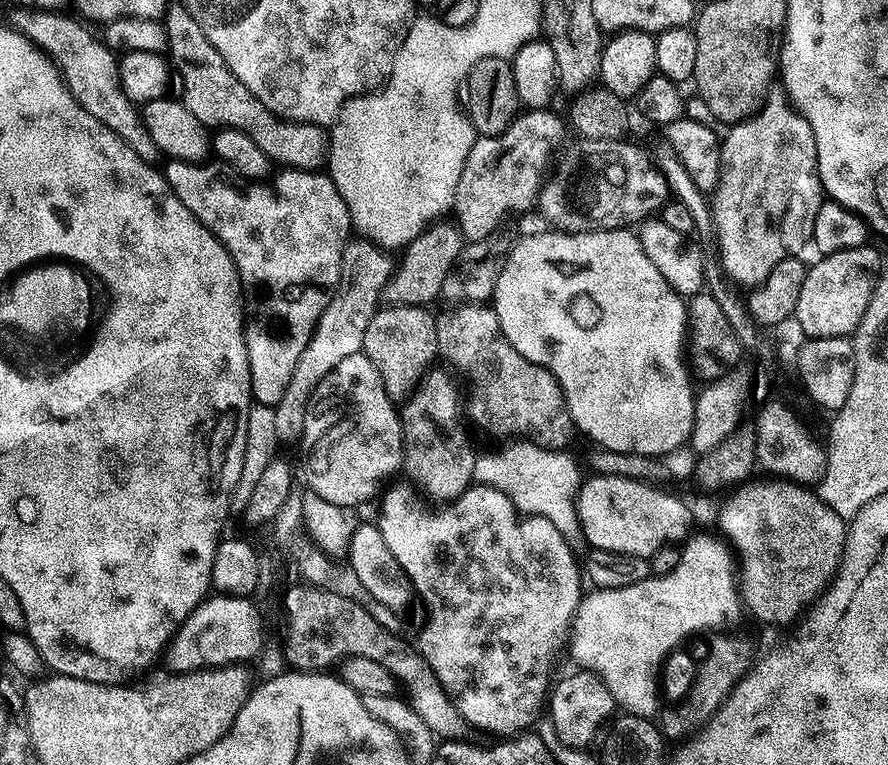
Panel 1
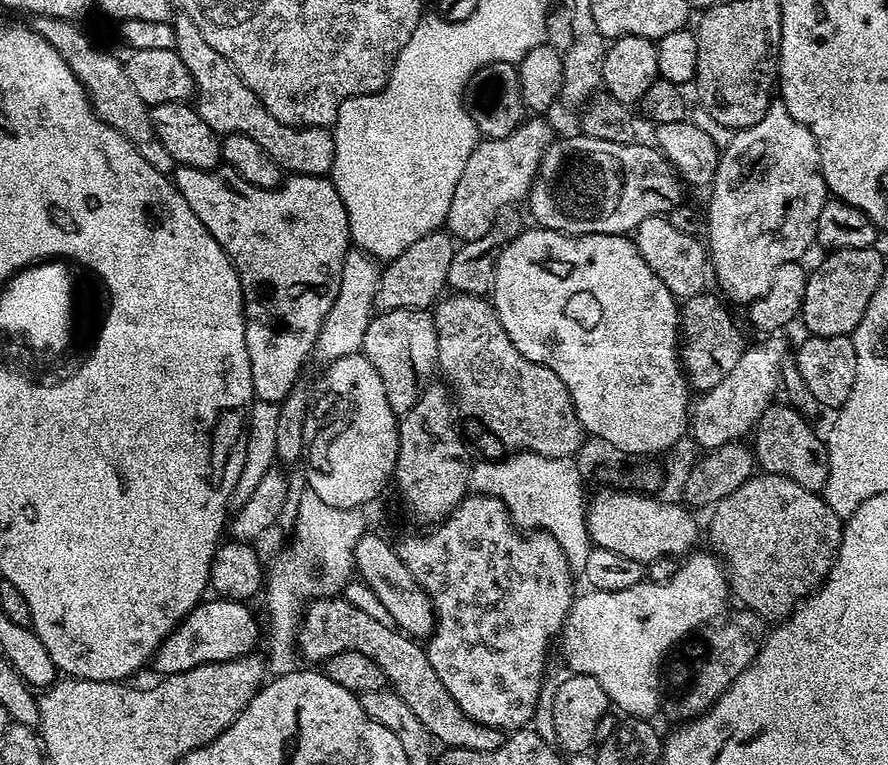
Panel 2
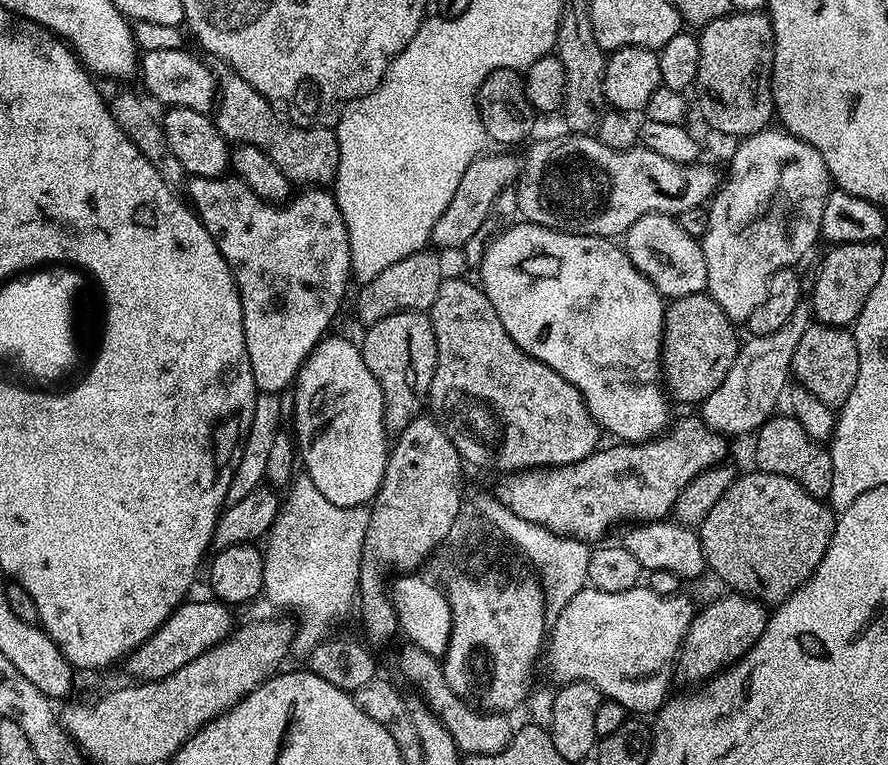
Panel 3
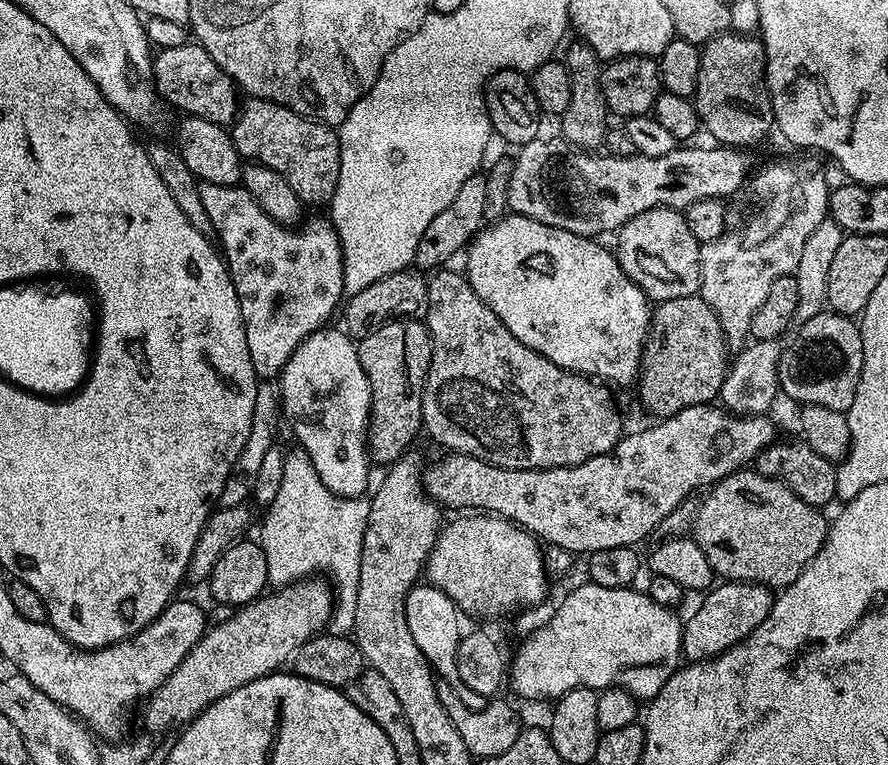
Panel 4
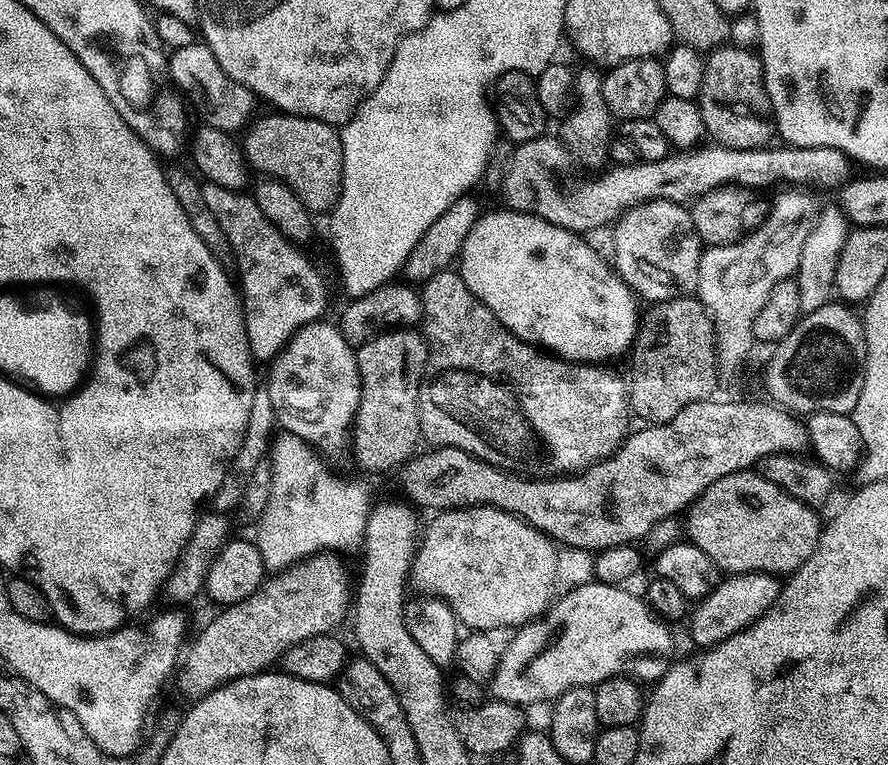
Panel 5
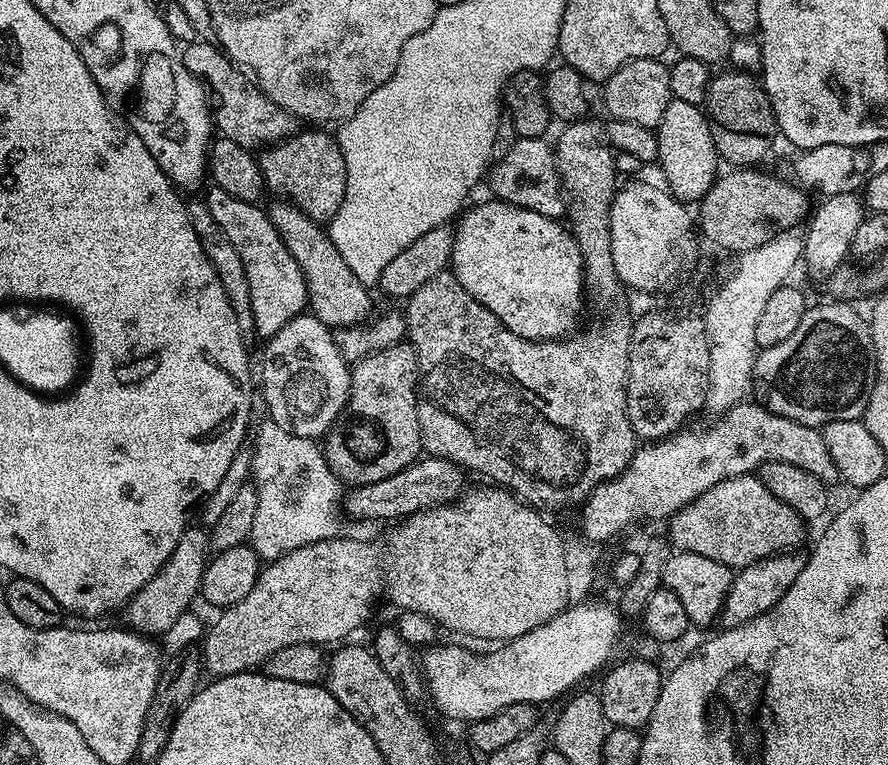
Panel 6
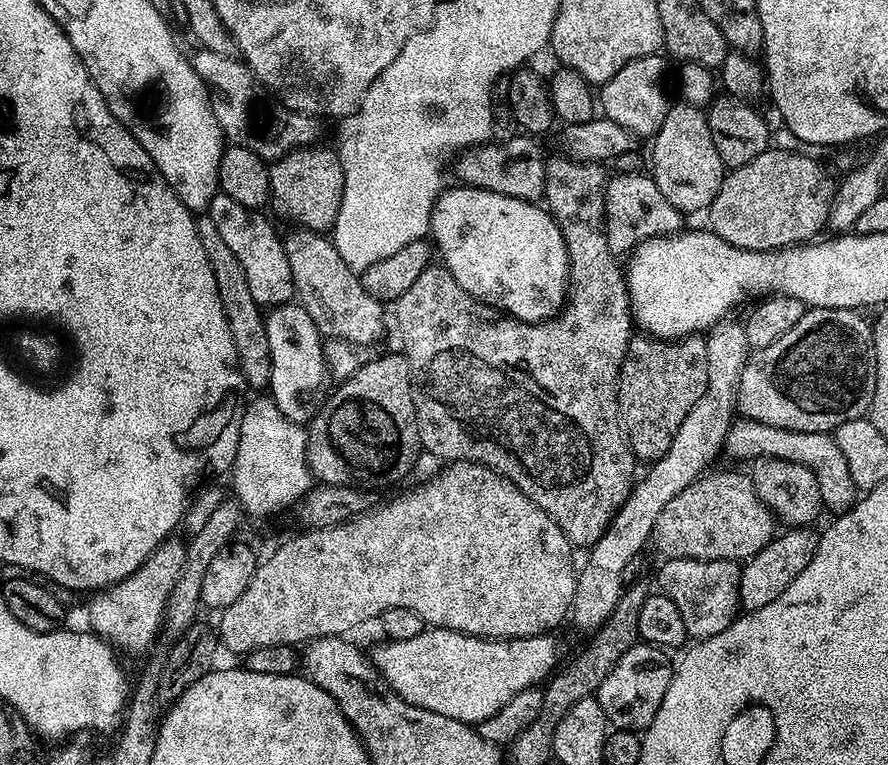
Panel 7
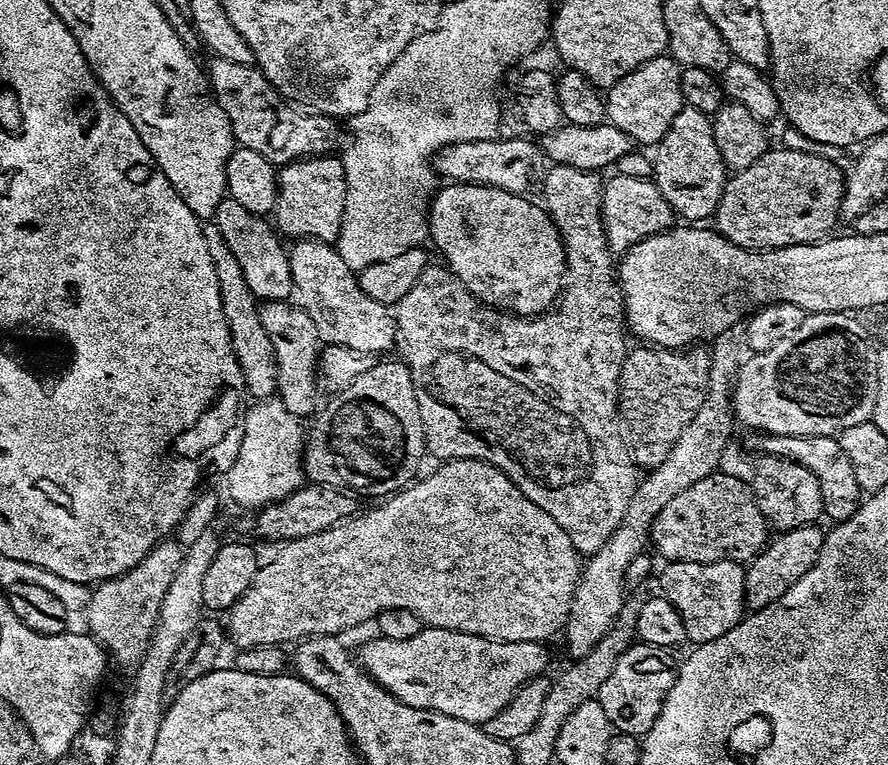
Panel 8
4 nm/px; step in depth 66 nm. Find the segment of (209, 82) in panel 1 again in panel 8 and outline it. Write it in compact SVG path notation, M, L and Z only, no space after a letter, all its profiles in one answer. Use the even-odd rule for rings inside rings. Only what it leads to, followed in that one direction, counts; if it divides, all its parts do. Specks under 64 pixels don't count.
M339 155L305 156L303 160L291 160L276 174L276 206L274 209L275 227L281 237L292 236L297 240L322 240L332 242L339 237L342 214L346 206L346 170Z

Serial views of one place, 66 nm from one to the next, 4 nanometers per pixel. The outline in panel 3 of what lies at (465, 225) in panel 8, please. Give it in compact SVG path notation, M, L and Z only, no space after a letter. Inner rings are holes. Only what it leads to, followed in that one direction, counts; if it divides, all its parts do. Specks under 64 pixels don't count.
M517 222L488 245L478 265L478 271L480 271L478 283L490 298L498 318L502 318L502 326L506 326L506 334L510 334L510 338L514 338L514 342L523 352L530 354L538 362L550 366L550 370L562 374L562 378L566 378L566 382L573 384L582 394L590 414L607 435L609 432L610 435L617 436L615 438L617 441L638 444L661 435L669 427L668 404L670 405L670 397L664 387L660 366L666 300L661 296L660 291L636 269L634 262L630 262L628 253L615 239L606 236L579 236L568 232L555 232L553 228Z

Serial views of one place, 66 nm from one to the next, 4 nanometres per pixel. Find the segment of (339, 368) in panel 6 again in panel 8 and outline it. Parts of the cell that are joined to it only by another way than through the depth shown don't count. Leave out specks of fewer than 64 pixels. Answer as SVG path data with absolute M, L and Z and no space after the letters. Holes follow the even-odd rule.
M266 300L259 305L260 321L266 329L266 334L270 334L270 346L274 346L274 358L276 359L276 387L278 389L278 399L290 410L290 414L301 418L308 418L313 415L312 398L318 373L316 371L316 362L322 347L322 341L314 322L310 322L310 314L301 308L299 303L289 302L288 300Z

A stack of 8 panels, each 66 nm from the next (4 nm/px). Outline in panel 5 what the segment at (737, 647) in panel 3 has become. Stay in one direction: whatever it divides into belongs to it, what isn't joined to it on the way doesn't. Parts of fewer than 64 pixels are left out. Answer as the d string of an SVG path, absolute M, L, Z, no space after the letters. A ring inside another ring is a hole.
M737 572L725 575L713 588L712 593L705 596L703 600L695 605L694 611L691 613L692 640L700 647L697 649L707 650L715 648L718 642L730 640L734 634L747 630L748 627L755 624L758 618L762 618L771 610L774 602L780 599L781 591L781 577L771 572Z

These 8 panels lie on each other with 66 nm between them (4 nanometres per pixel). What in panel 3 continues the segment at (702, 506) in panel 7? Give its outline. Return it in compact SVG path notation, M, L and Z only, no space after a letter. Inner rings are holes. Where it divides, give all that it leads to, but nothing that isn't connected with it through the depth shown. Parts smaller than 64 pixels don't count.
M759 470L751 471L746 473L745 476L744 473L737 475L735 482L730 486L730 490L726 490L726 494L722 494L722 498L718 498L718 502L714 502L714 510L710 510L710 514L706 514L706 518L698 525L698 535L704 551L705 565L722 583L729 584L732 587L729 589L733 593L750 596L754 600L759 600L765 606L778 606L783 600L789 600L795 592L801 591L804 585L811 581L813 574L822 562L822 558L828 552L828 547L836 530L837 517L825 501L806 494L806 490L802 490L802 486L798 486L798 482L794 482L782 474L770 474Z

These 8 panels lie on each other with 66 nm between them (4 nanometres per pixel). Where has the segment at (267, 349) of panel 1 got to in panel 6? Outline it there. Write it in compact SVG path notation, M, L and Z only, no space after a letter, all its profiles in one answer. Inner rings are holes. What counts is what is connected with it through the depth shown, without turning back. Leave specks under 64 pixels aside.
M215 186L209 189L206 203L210 214L214 214L214 222L218 222L222 234L226 234L234 250L238 250L238 258L242 258L242 267L246 270L246 282L250 282L250 310L256 323L255 335L267 338L278 334L286 322L308 308L306 278L290 250L286 250L278 230L274 230L267 211L259 208L259 203L234 198L234 194L226 194L226 190Z

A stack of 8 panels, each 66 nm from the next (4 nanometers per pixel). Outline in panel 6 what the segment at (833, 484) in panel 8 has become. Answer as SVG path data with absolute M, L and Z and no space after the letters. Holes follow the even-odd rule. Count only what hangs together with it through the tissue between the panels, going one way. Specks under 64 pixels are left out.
M741 402L728 412L717 415L713 419L716 421L713 422L712 428L685 426L664 440L648 442L637 447L624 471L615 480L608 480L605 484L593 488L579 509L580 528L584 531L583 539L591 542L612 540L623 528L628 528L639 520L667 521L679 508L684 508L691 500L710 490L710 486L729 480L731 476L747 476L755 473L760 465L766 462L790 462L790 466L798 466L814 474L814 478L829 486L835 485L834 482L841 479L838 466L830 456L821 429L811 428L790 418L782 418L765 408L763 403L748 403Z

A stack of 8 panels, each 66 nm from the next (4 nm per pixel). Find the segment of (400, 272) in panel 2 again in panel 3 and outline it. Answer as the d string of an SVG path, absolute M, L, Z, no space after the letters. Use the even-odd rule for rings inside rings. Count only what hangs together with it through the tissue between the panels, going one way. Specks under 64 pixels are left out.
M432 250L415 252L410 254L410 258L402 258L402 262L394 262L394 266L386 266L382 274L367 281L356 298L356 316L361 320L361 325L373 324L390 314L405 310L427 313L434 298L438 298L438 286L442 279L440 260L435 254Z

